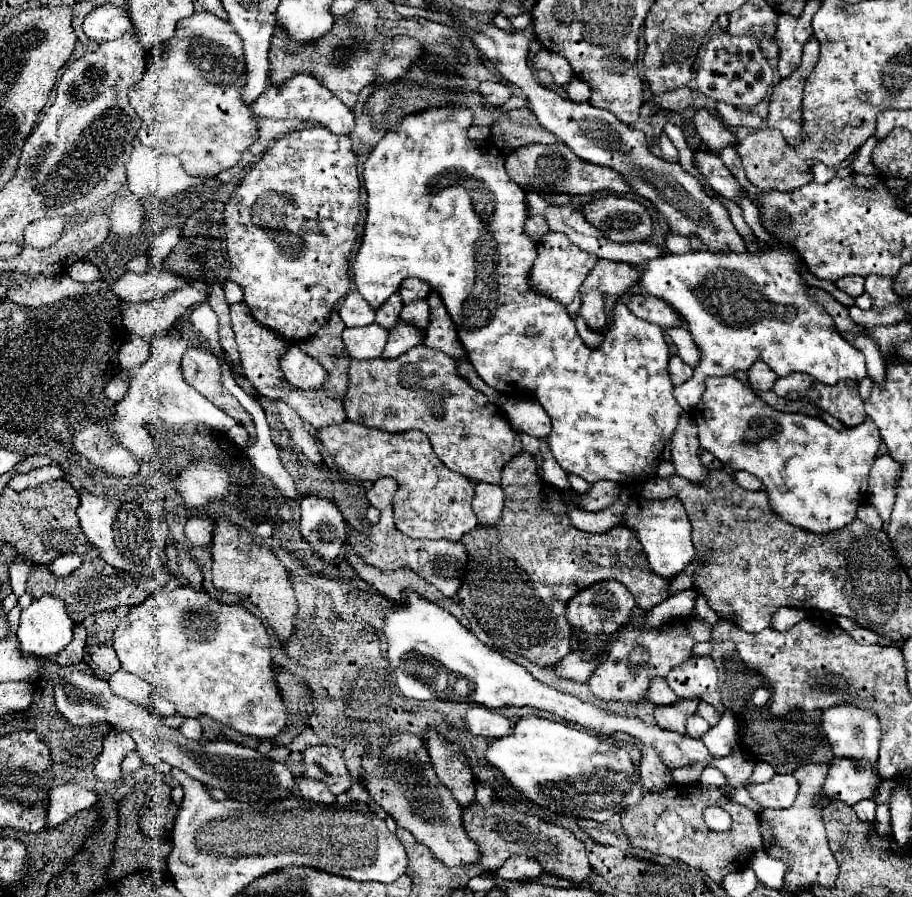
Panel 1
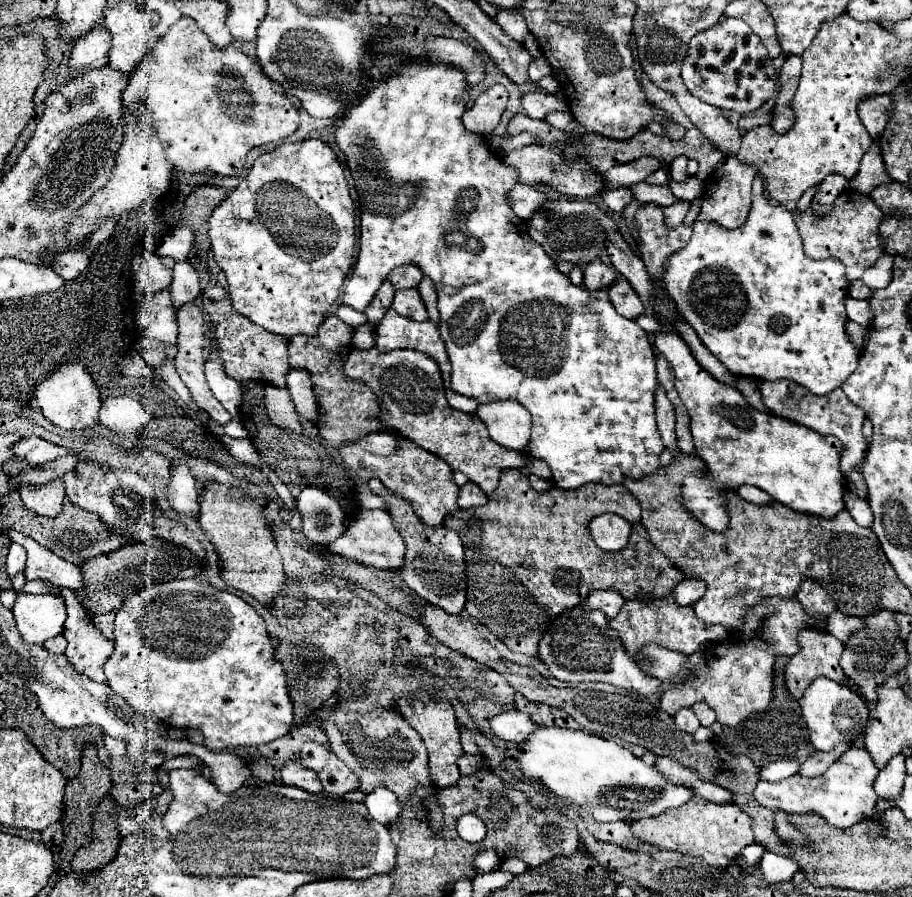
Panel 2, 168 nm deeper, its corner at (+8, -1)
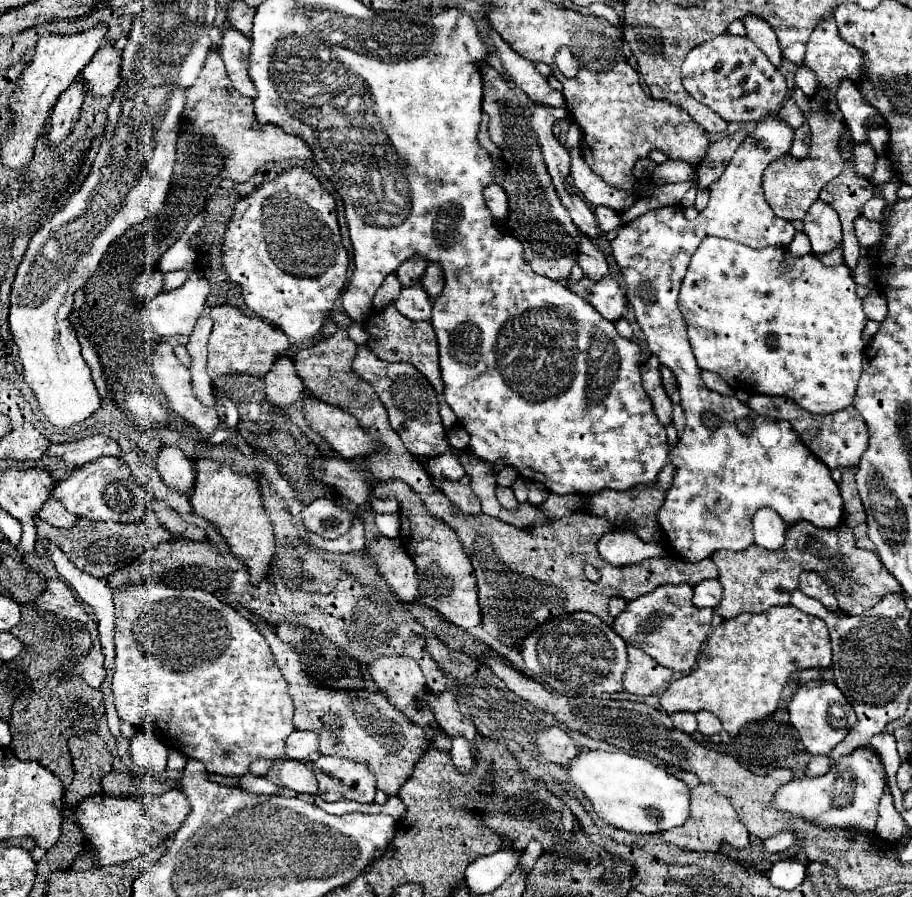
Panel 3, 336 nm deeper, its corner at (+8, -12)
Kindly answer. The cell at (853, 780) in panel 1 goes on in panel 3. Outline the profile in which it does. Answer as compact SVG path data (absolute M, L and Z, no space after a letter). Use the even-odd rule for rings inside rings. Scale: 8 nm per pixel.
M860 747L852 751L852 755L840 759L840 763L832 765L826 775L814 779L794 779L776 793L774 801L776 809L802 815L820 827L842 827L872 833L878 819L878 803L886 787L888 779L882 757L868 747Z

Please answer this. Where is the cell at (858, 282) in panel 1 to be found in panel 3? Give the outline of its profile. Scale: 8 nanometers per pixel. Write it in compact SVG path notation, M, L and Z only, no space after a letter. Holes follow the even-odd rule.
M872 287L872 291L868 293L866 299L862 299L862 303L864 303L864 311L866 311L868 319L872 319L872 321L882 321L888 315L884 293L878 287Z

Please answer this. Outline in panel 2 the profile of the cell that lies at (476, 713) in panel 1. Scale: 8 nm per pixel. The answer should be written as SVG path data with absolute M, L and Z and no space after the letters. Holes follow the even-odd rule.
M518 710L502 712L490 718L490 730L498 740L504 740L504 742L522 744L528 738L528 734L536 730L536 726L538 724L534 724L528 714Z

